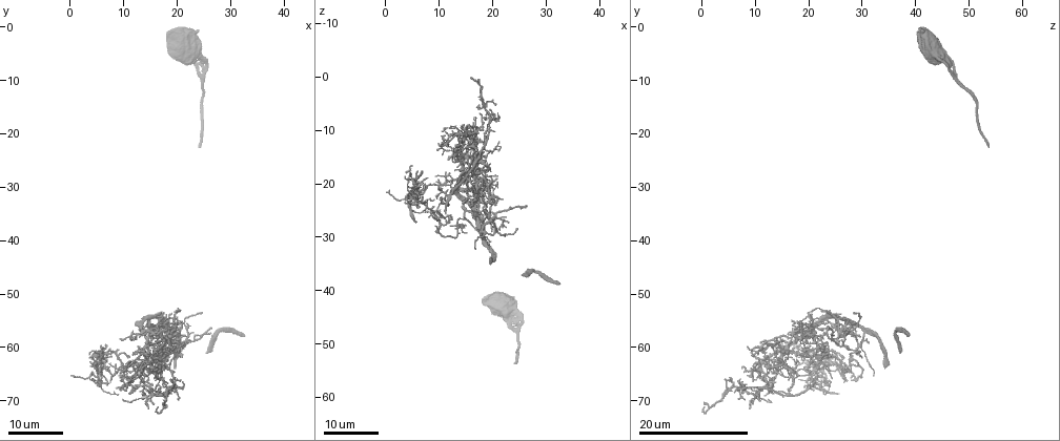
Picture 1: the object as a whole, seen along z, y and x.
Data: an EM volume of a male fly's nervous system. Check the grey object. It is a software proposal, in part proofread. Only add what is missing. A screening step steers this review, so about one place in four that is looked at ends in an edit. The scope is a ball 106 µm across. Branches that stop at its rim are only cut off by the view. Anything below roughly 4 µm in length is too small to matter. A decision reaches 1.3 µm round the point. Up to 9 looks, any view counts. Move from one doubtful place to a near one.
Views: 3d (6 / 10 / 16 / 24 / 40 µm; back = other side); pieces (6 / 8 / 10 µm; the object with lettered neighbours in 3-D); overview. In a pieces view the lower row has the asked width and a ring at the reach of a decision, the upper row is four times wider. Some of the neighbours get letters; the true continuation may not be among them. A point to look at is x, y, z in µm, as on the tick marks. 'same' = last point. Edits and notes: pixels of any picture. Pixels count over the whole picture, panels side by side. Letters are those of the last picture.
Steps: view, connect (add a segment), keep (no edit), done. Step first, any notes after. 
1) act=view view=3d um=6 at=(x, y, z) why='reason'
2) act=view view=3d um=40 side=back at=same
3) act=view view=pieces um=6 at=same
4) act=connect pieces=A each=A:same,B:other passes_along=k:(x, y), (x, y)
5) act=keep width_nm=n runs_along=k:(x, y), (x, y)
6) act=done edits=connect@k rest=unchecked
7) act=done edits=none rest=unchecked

act=view view=3d um=24 at=(19.0, 68.0, 16.5) why='an open end'

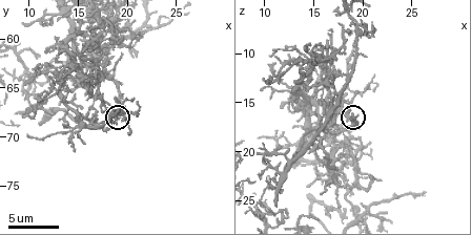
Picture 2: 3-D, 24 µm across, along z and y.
act=view view=pieces um=6 at=(19.2, 67.8, 16.6) why='see the neighbours'

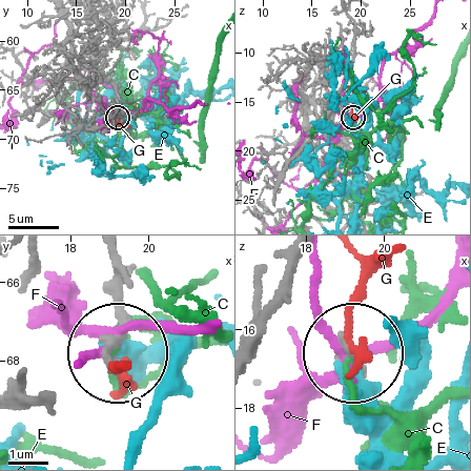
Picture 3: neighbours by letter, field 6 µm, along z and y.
act=keep each=C:other,E:other,F:other,G:other found='none of them fits'

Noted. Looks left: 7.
act=view view=3d um=6 at=(21.2, 59.2, 12.0) why='branch stops here'

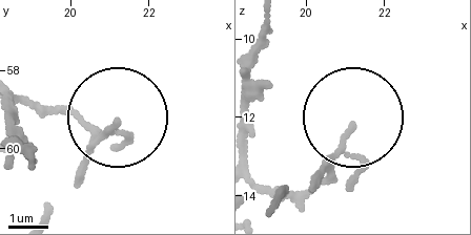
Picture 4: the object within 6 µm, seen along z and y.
act=view view=pieces um=6 at=(21.20, 59.40, 12.25)

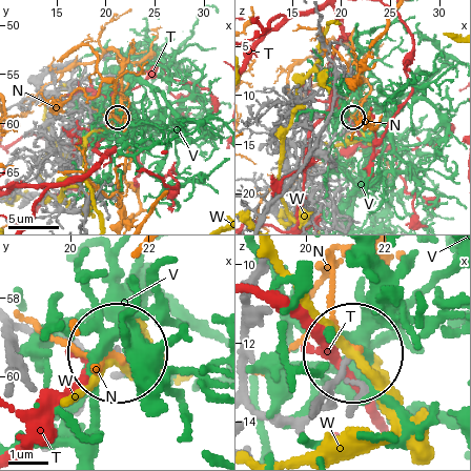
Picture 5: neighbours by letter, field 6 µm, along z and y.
act=keep width_nm=90 each=N:other,T:other,V:other,W:other runs_along=5:(254, 411), (304, 411), (351, 357) found='none of them fits'

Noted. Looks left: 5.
act=view view=3d um=6 at=(10.4, 63.0, 11.0) why='branch stops here'

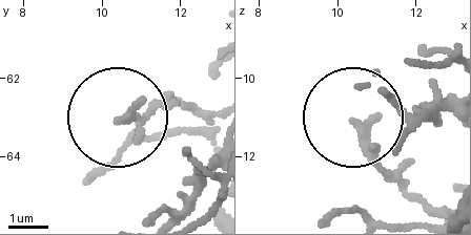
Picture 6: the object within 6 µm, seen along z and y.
act=view view=pieces um=8 at=(10.50, 63.00, 11.15)

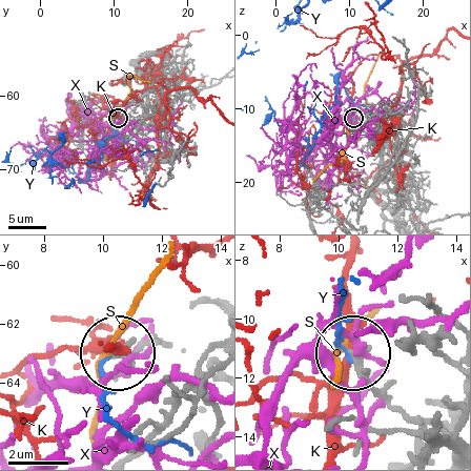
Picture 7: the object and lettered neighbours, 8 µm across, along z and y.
act=keep each=K:other,S:other,X:other,Y:other found='no lettered segment goes on from it'

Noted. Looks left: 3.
act=view view=3d um=16 at=(14.0, 68.5, 12.0) why='free end'

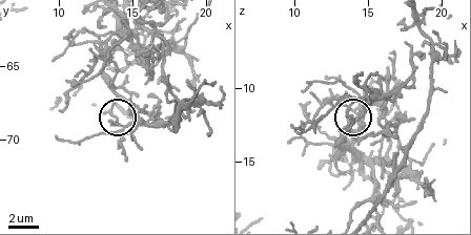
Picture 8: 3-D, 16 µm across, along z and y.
act=view view=pieces um=6 at=same why='see the neighbours'

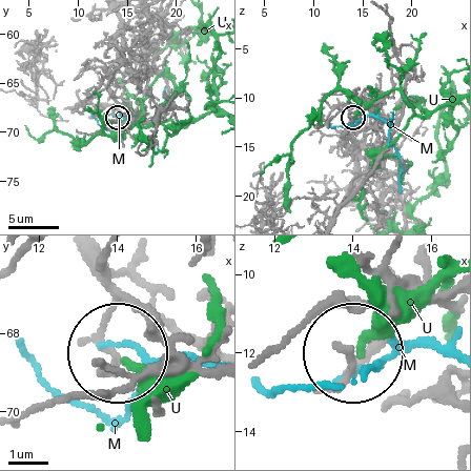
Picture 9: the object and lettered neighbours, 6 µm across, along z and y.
act=keep each=M:other,U:other runs_along=9:(87, 267), (110, 307), (110, 357) found='none of them fits'

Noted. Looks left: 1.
act=done edits=none rest=unchecked

